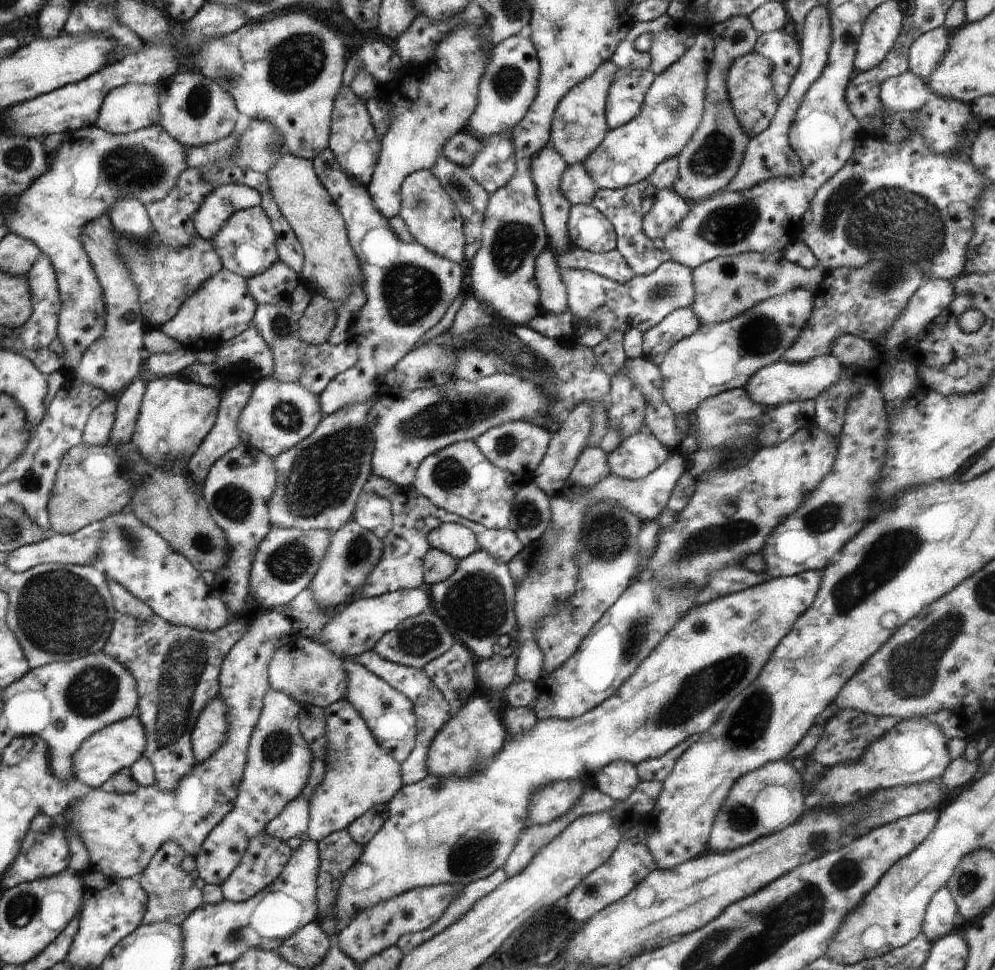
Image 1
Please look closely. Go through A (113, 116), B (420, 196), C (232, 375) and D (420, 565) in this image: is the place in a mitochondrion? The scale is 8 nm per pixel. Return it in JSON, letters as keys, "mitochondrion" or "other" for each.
{"A":"other","B":"mitochondrion","C":"mitochondrion","D":"other"}

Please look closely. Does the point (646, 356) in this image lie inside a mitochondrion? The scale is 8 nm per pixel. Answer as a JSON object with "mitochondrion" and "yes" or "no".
{"mitochondrion":"no"}

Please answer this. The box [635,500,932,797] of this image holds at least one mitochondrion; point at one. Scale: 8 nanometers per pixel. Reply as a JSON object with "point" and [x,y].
{"point":[885,559]}

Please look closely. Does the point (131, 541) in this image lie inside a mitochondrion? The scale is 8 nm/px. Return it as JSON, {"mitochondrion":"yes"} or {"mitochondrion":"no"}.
{"mitochondrion":"yes"}

